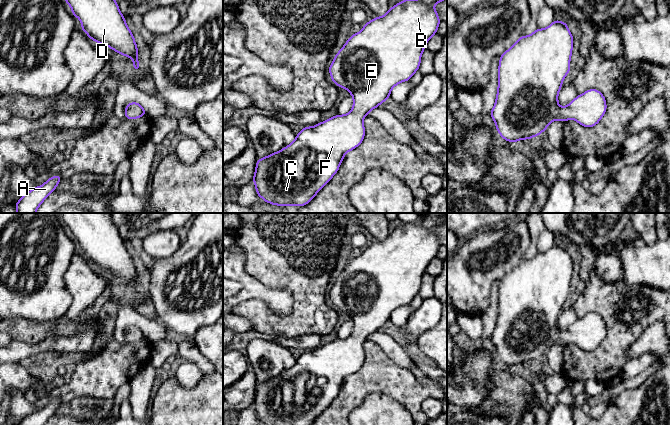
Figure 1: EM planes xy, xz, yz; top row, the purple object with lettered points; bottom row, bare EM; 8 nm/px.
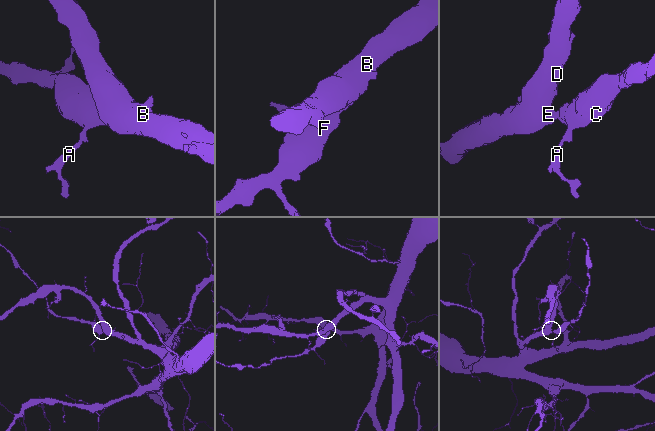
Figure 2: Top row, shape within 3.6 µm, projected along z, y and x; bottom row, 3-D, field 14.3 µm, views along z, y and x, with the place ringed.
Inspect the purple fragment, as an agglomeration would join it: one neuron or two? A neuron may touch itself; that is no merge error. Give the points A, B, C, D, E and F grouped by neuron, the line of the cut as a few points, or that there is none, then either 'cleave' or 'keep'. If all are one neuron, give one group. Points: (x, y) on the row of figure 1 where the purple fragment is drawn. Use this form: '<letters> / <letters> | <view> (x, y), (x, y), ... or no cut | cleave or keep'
A B C D E F | no cut | keep

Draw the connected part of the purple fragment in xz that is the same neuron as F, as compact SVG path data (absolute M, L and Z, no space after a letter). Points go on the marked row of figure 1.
M403 0L402 2L390 8L384 16L381 16L381 17L377 16L375 19L368 21L367 24L363 26L360 32L351 35L351 37L347 40L346 44L335 55L335 58L329 67L329 73L334 84L344 89L347 89L350 92L350 95L353 96L354 103L353 103L352 110L346 115L336 115L324 122L320 122L315 126L302 128L300 133L297 134L295 140L290 145L284 147L282 150L278 152L268 155L267 157L258 159L256 163L255 174L253 176L253 182L255 184L256 192L258 196L260 196L265 202L268 202L273 205L278 205L278 206L288 206L288 205L305 206L314 198L314 196L337 173L345 154L349 151L352 151L354 148L358 147L363 141L363 138L365 136L365 127L363 125L364 117L367 116L367 114L372 109L377 108L381 103L389 99L390 92L394 86L398 85L401 82L409 81L412 75L417 70L419 70L421 55L422 55L422 52L425 50L425 45L428 42L428 40L434 34L437 33L437 28L439 26L439 23L441 22L436 10L434 9L434 5L442 1L443 0Z

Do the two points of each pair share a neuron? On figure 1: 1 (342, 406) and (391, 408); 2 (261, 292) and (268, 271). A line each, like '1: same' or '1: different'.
1: different
2: different

